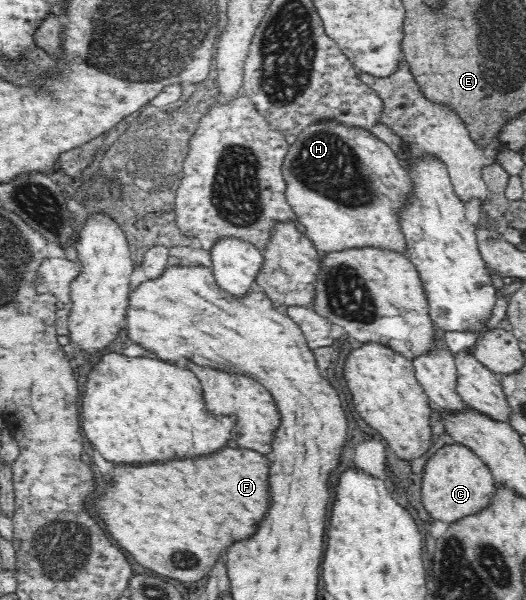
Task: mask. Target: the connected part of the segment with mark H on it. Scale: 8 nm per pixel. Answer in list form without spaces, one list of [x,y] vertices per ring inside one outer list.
[[[333,120],[305,127],[290,148],[282,163],[286,183],[285,197],[293,208],[296,221],[305,227],[305,235],[319,252],[347,248],[383,248],[405,254],[406,241],[398,213],[412,201],[413,182],[409,170],[389,145],[363,128],[347,128]]]

